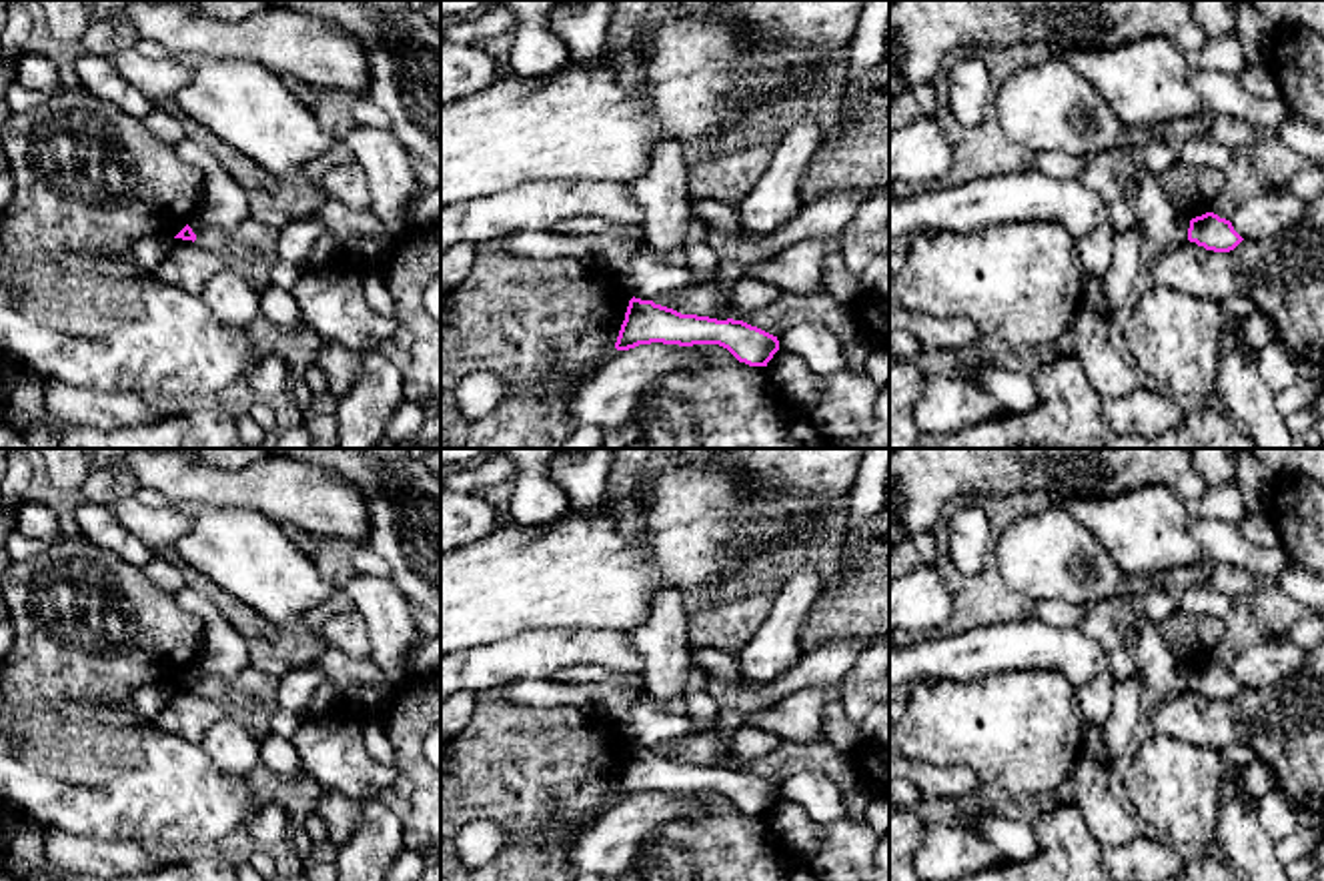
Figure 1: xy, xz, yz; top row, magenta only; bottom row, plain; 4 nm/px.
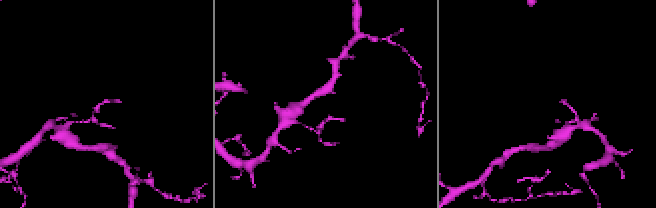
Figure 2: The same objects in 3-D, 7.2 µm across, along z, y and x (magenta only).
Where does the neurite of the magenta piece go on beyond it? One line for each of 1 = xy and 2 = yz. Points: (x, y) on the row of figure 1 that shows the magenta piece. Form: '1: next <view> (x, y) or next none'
1: next none
2: next none

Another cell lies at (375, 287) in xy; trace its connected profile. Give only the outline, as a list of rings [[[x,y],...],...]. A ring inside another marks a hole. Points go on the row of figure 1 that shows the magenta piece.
[[[371,264],[367,268],[363,288],[369,304],[383,316],[395,318],[395,300],[387,288],[385,272],[381,264]]]

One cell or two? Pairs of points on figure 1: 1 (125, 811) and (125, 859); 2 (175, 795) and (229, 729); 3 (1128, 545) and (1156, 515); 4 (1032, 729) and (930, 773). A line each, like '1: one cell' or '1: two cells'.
1: two cells
2: two cells
3: one cell
4: two cells

